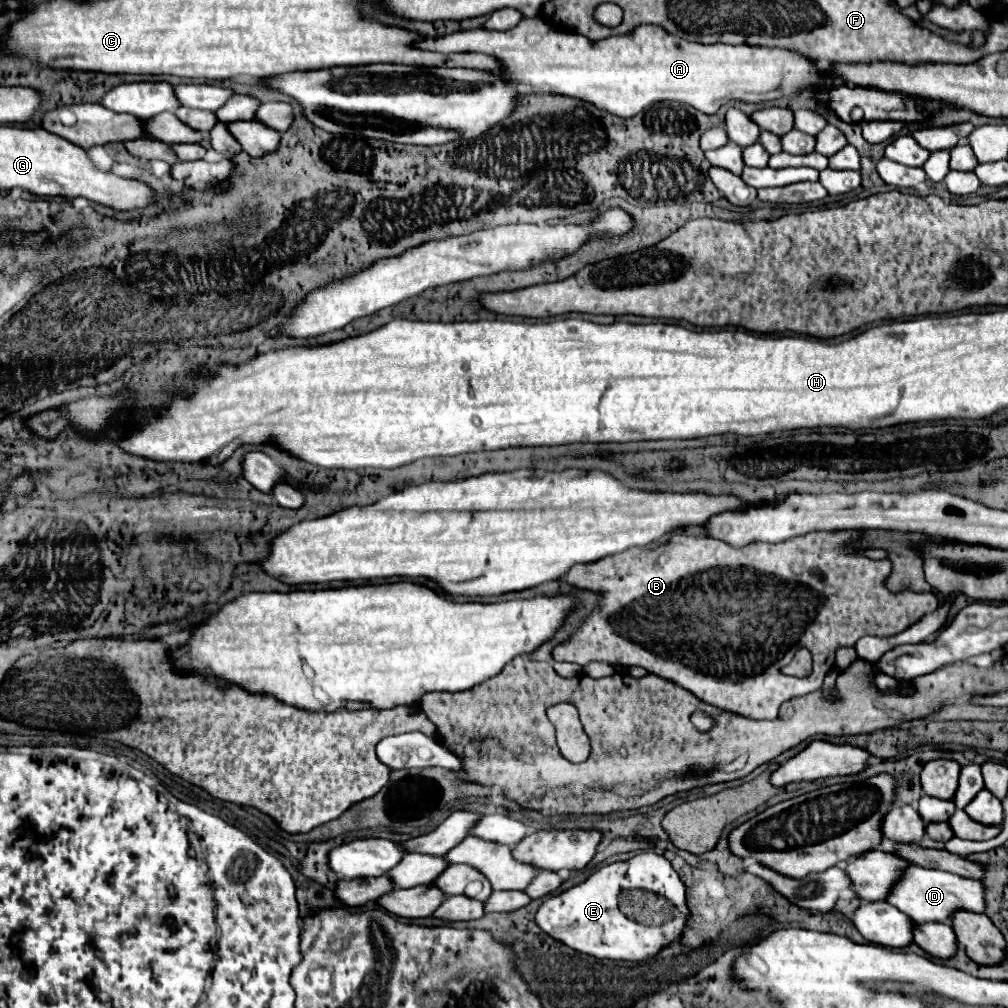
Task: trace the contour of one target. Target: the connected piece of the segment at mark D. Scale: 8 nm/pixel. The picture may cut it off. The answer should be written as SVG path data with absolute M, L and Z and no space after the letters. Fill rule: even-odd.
M912 865L908 869L908 873L896 883L892 893L888 895L888 903L902 909L902 913L912 917L916 923L924 923L924 921L950 923L952 913L956 913L956 909L968 909L972 913L984 913L986 891L984 891L982 881L964 879L964 877L948 873L948 871L924 869L924 867Z

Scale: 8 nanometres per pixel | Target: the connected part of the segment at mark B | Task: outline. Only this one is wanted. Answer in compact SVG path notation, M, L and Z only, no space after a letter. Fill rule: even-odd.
M816 531L816 533L808 533L804 537L794 537L788 539L784 543L750 543L746 547L732 547L720 539L714 537L688 537L682 533L674 533L670 543L664 547L656 547L656 549L630 549L626 553L620 553L616 557L606 557L604 565L602 565L602 585L600 581L600 571L598 565L600 561L592 563L592 565L576 565L570 571L570 577L562 577L564 581L582 587L582 589L594 589L594 591L602 591L604 593L604 601L602 607L596 609L580 627L580 631L570 637L564 645L558 645L554 649L554 661L570 661L570 663L578 663L578 665L588 665L592 661L600 661L600 663L608 663L608 665L622 665L622 667L630 667L630 665L638 665L644 667L648 673L656 673L660 677L666 677L674 683L678 683L680 687L688 689L690 693L694 693L698 699L712 703L720 709L726 711L734 711L734 713L742 713L746 717L752 719L774 719L778 715L778 707L792 699L792 697L800 697L806 693L812 693L816 689L822 687L822 681L826 677L826 673L834 667L834 653L836 647L848 647L854 645L860 637L864 635L874 635L874 637L892 637L902 633L904 629L908 629L910 625L914 625L922 615L934 611L938 607L938 597L934 593L890 593L888 589L884 589L884 559L876 561L866 557L864 553L858 551L858 541L864 537L862 531L836 531L836 533L826 533L826 531ZM806 647L812 653L814 659L814 671L812 675L808 675L806 679L796 679L796 677L788 677L782 675L780 669L784 665L788 665L794 657L794 653Z

